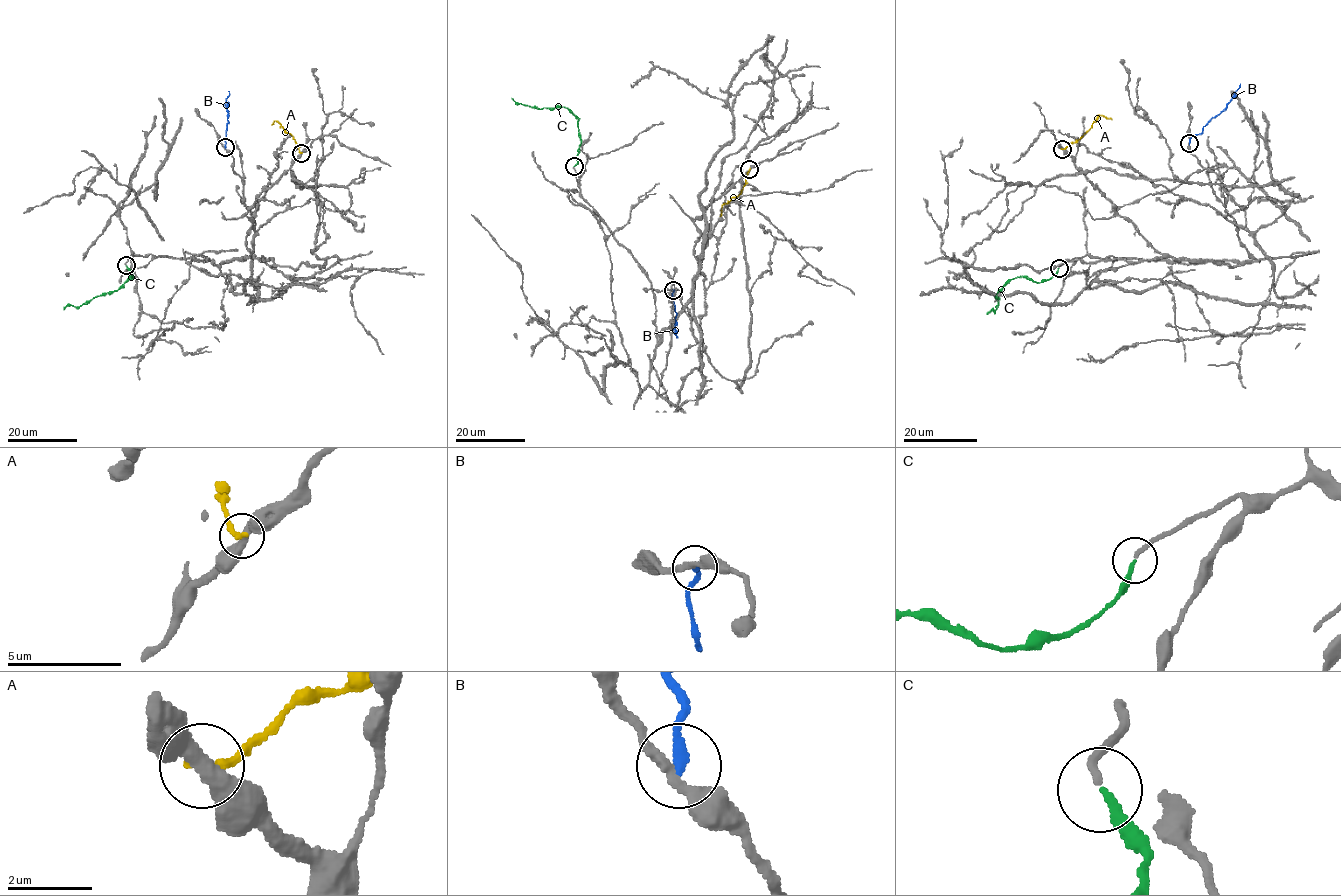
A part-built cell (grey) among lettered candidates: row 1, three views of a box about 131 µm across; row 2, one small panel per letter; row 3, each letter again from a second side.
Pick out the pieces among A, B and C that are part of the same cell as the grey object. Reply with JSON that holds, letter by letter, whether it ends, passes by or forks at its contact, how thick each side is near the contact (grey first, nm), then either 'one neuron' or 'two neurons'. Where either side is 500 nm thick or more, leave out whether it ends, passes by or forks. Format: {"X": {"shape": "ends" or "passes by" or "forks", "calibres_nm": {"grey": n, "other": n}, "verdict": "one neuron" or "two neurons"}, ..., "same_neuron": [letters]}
{"A": {"shape": "ends", "calibres_nm": {"grey": 380, "other": 240}, "verdict": "two neurons"}, "B": {"shape": "ends", "calibres_nm": {"grey": 240, "other": 240}, "verdict": "two neurons"}, "C": {"shape": "ends", "calibres_nm": {"grey": 170, "other": 180}, "verdict": "one neuron"}, "same_neuron": ["C"]}

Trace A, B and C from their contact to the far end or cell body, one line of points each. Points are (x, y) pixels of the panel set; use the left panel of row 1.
A: (301, 153), (293, 137), (275, 121), (272, 125)
B: (225, 148), (228, 91)
C: (126, 266), (129, 276), (133, 277), (130, 274), (117, 290), (64, 309)

